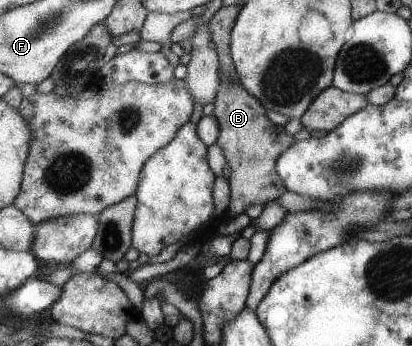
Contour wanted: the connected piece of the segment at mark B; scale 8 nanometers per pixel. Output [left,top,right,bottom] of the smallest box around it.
[211,75,295,220]

